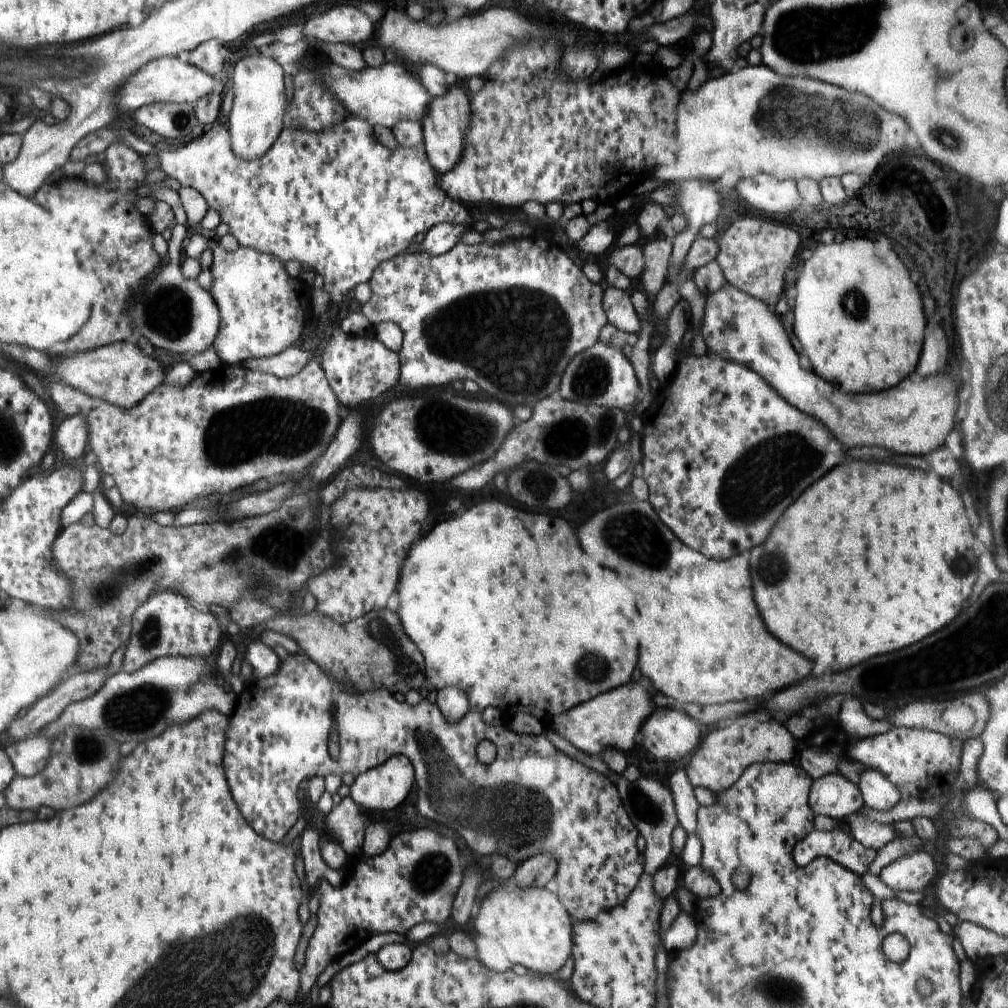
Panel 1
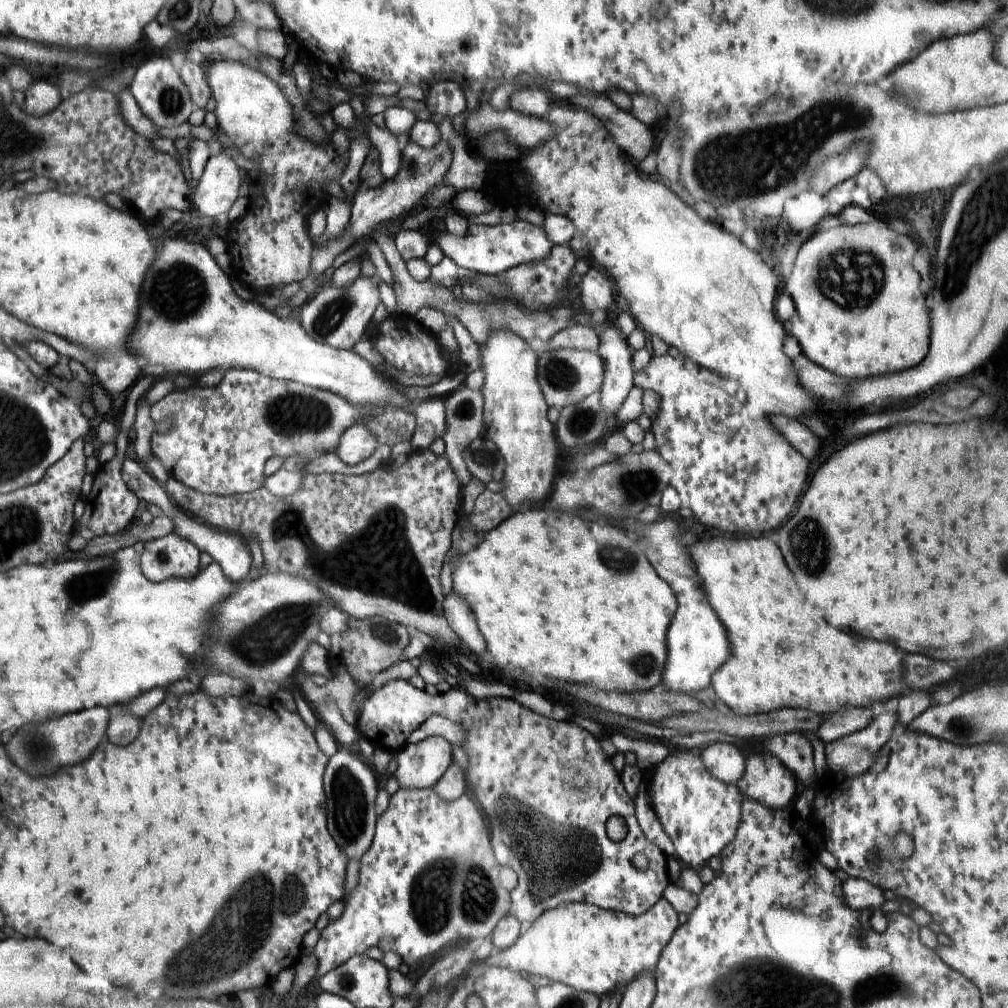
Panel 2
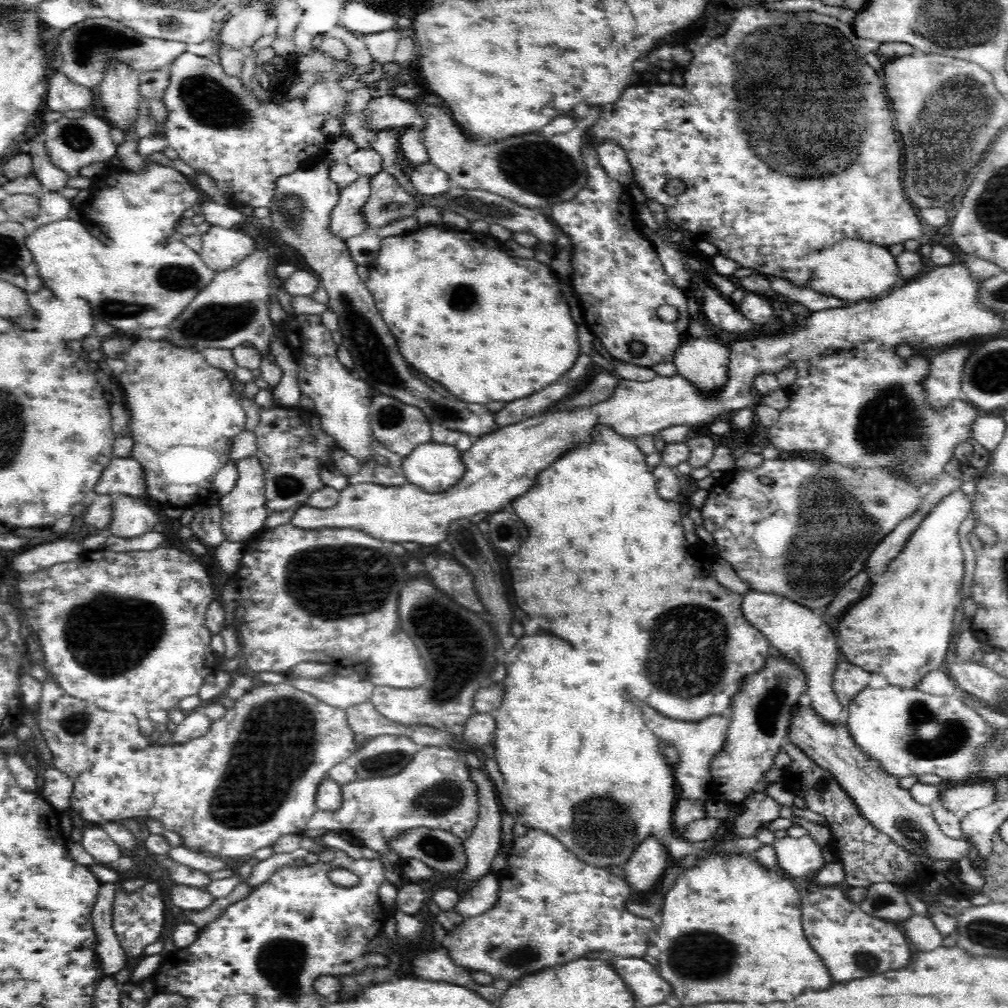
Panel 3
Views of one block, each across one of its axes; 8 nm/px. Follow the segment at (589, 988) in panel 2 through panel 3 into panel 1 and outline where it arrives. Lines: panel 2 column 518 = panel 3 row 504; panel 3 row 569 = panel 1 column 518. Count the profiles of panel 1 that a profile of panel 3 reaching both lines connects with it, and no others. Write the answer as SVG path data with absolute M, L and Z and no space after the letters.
M506 882L497 884L483 899L474 928L479 935L495 939L511 965L519 964L529 972L554 977L573 954L573 922L568 908L554 892L537 886L522 889Z

